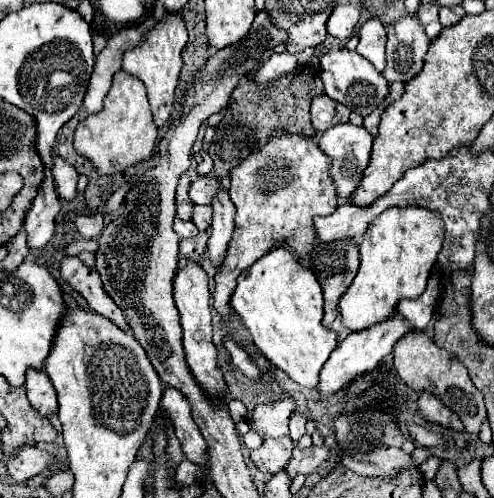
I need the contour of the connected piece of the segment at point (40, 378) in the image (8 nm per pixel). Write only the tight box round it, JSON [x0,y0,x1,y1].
[26,371,58,417]

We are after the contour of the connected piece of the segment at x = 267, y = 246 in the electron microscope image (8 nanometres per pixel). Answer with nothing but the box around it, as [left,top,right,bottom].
[214,135,336,325]

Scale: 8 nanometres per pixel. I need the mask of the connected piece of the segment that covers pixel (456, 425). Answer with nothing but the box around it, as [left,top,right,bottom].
[420,391,464,431]

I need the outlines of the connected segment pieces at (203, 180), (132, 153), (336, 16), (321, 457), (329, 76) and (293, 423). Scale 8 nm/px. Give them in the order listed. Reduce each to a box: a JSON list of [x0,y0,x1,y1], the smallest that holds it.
[[190,175,218,205],[74,71,156,175],[326,5,359,39],[284,445,330,479],[320,49,390,117],[290,413,306,441]]

